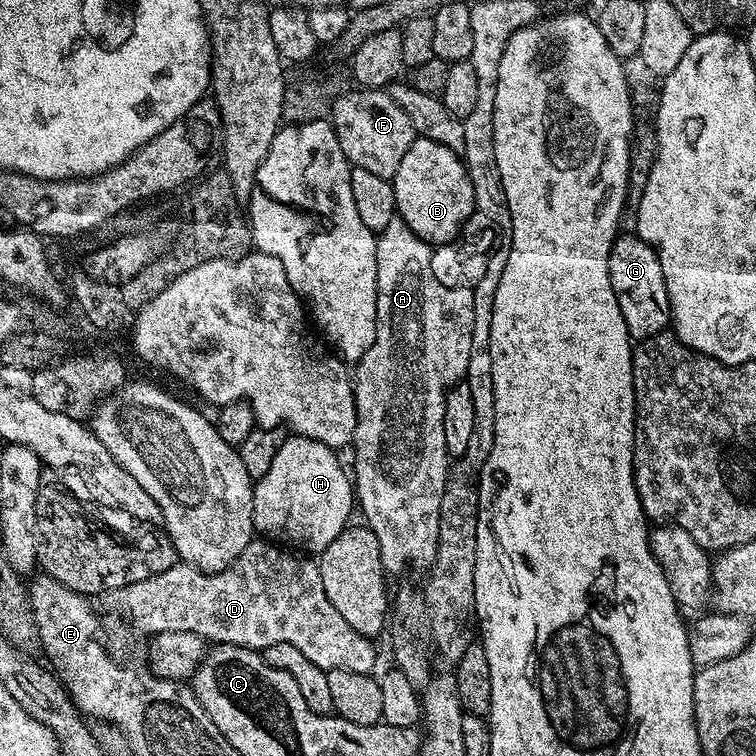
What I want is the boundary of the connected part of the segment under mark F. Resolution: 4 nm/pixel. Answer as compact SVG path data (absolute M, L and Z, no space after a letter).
M360 88L355 91L348 92L345 96L344 93L337 95L332 107L330 123L333 130L336 131L338 146L342 146L342 154L346 154L352 168L370 170L370 174L378 174L378 178L391 180L392 175L398 170L398 165L402 163L406 150L410 150L413 140L417 139L414 126L410 122L410 118L406 118L406 110L402 110L402 106L398 106L398 102L394 102L391 91L379 88Z

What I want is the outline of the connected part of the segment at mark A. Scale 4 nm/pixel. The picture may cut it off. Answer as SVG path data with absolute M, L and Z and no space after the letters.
M399 218L392 220L386 230L378 233L376 238L376 333L374 346L362 354L362 358L355 361L352 388L354 389L354 402L356 403L356 429L352 435L350 453L352 452L352 468L354 473L355 503L364 511L363 519L367 527L374 530L378 538L378 546L382 550L382 566L389 577L395 578L403 574L407 568L427 569L436 561L438 550L438 530L440 529L440 511L442 510L442 494L446 490L448 473L450 471L450 457L446 446L446 433L442 431L442 422L446 414L446 398L448 392L467 377L470 366L470 342L474 338L474 298L472 288L447 288L436 277L432 269L433 245L418 238L406 222Z

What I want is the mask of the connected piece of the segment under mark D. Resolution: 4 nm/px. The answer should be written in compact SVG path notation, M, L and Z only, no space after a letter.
M253 538L246 550L238 554L236 561L220 572L203 572L192 564L178 562L162 574L154 574L142 582L115 589L111 593L112 604L138 631L147 634L186 630L213 645L237 644L253 650L274 646L274 642L290 642L290 646L302 650L302 654L306 654L314 666L325 672L354 670L354 674L373 675L377 671L376 648L372 645L375 643L369 637L358 634L358 630L354 630L354 626L346 623L346 618L342 618L342 614L330 606L326 590L322 590L319 563L315 559L307 560L304 556L283 552L280 548L284 549L267 539Z

